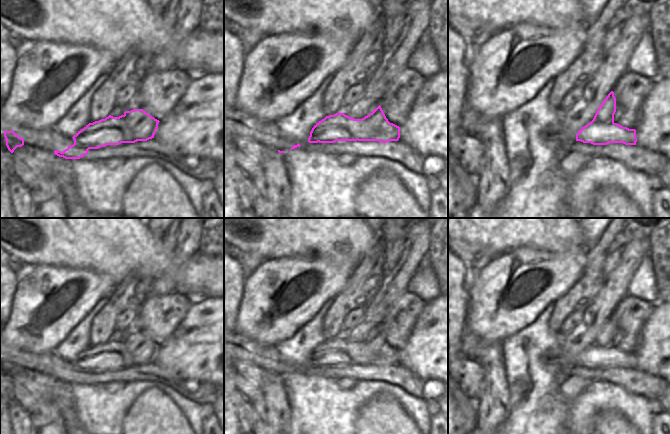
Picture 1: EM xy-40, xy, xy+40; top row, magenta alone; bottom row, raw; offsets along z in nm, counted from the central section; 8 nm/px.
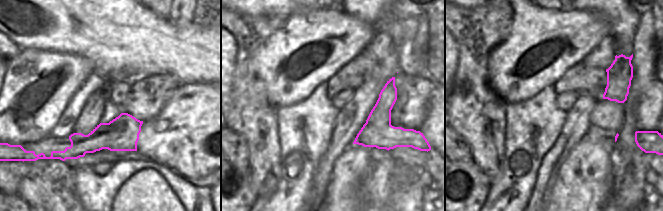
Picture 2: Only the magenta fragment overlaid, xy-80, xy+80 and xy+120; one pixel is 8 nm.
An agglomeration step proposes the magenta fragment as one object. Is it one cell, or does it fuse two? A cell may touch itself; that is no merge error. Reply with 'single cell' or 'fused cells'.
fused cells

